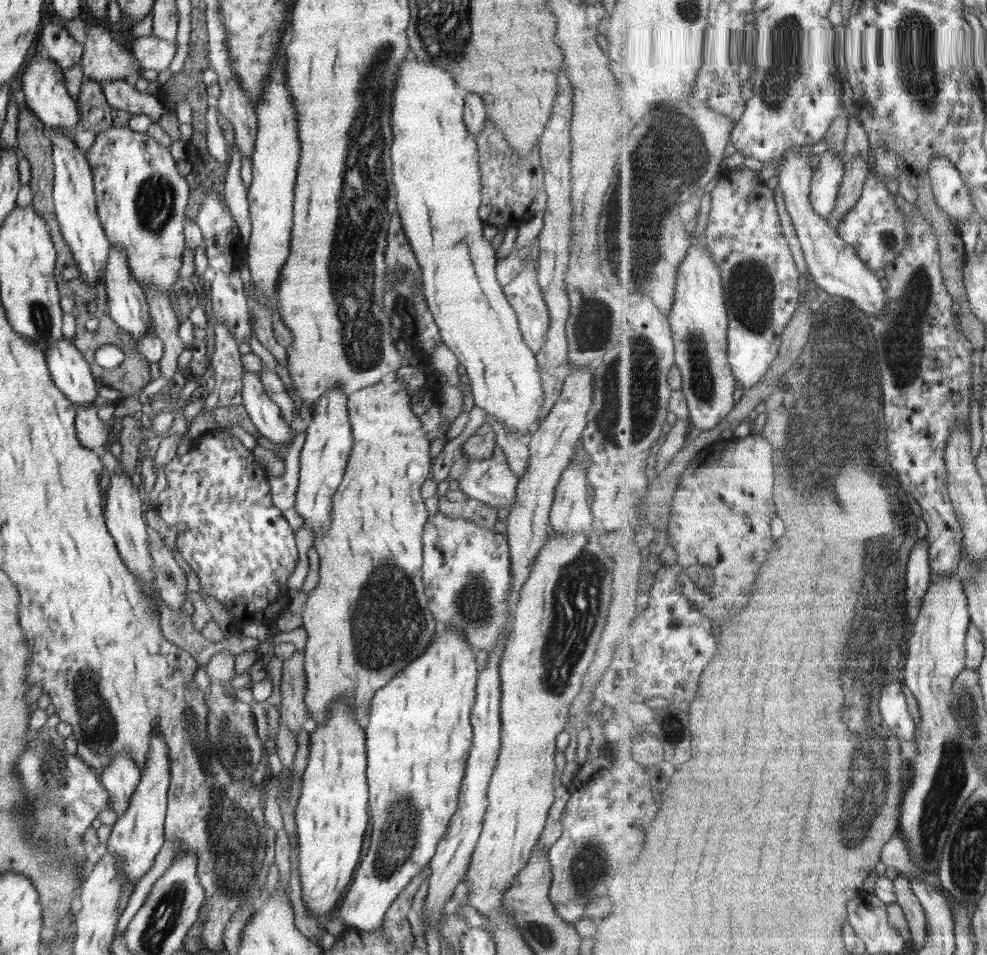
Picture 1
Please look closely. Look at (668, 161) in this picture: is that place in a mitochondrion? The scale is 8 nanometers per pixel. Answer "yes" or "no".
yes

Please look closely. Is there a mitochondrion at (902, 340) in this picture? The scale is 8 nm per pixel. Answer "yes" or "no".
yes

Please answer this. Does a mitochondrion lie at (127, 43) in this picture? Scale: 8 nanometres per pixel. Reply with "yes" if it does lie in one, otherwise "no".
no

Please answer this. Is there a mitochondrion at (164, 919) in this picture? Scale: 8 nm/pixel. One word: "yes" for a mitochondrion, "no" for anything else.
yes

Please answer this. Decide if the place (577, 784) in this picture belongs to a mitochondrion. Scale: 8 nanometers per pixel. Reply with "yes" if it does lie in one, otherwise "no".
no

